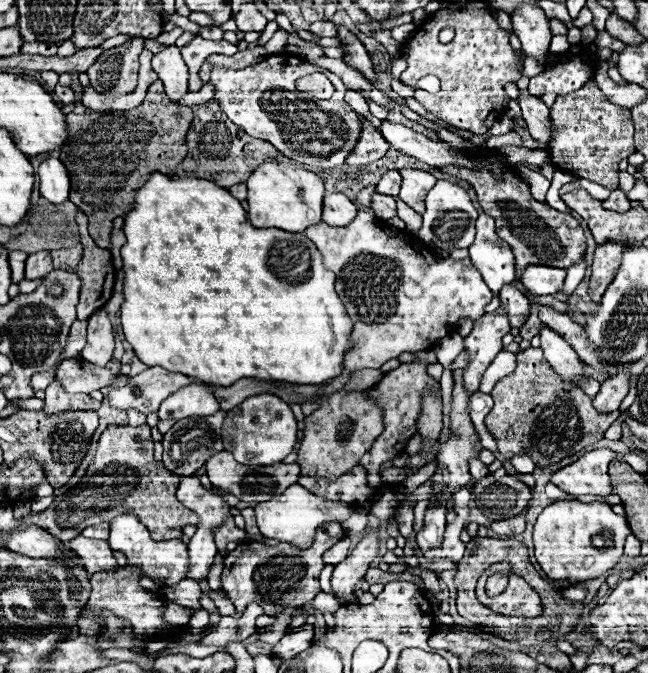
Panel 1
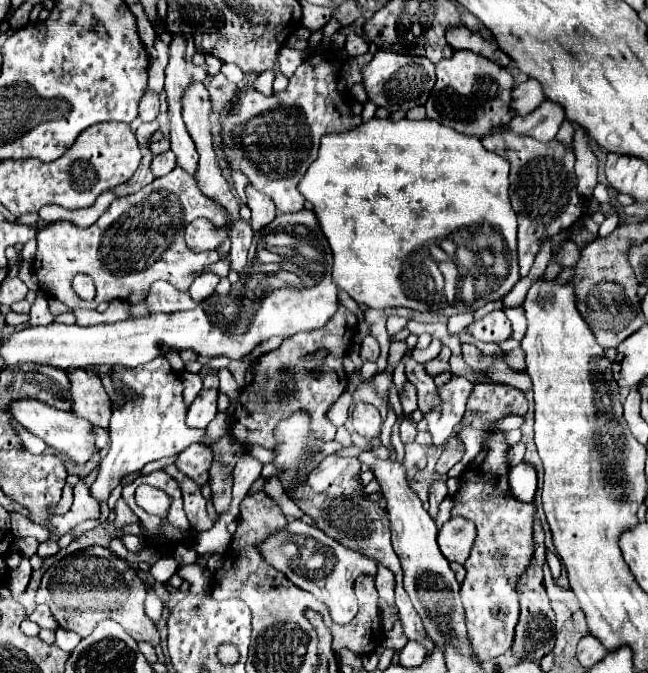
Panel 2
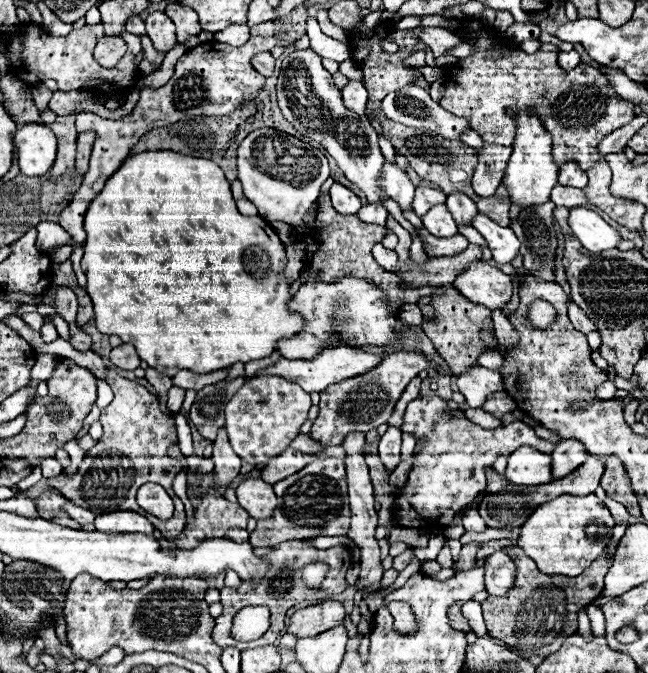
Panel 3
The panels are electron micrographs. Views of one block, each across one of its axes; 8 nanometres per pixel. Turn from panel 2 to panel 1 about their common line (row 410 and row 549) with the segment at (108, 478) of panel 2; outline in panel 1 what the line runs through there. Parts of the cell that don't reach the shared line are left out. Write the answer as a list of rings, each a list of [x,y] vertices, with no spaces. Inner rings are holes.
[[[130,514],[118,516],[118,518],[114,518],[110,522],[108,544],[110,544],[112,550],[122,552],[126,556],[128,564],[138,566],[144,576],[152,578],[160,586],[170,586],[170,584],[176,584],[176,582],[180,582],[180,580],[186,578],[186,568],[188,568],[188,550],[186,550],[186,544],[180,538],[164,540],[164,542],[154,542],[150,538],[148,530],[144,528],[144,524],[138,518],[130,516]]]

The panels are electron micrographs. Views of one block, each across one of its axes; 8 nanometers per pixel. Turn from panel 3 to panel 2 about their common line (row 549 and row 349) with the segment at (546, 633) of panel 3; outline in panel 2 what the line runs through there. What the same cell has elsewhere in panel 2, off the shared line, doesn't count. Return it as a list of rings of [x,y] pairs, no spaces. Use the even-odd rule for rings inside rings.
[[[520,348],[508,352],[508,364],[510,364],[510,368],[516,370],[516,372],[522,372],[522,370],[524,370],[524,358],[522,358],[522,350],[520,350]]]

